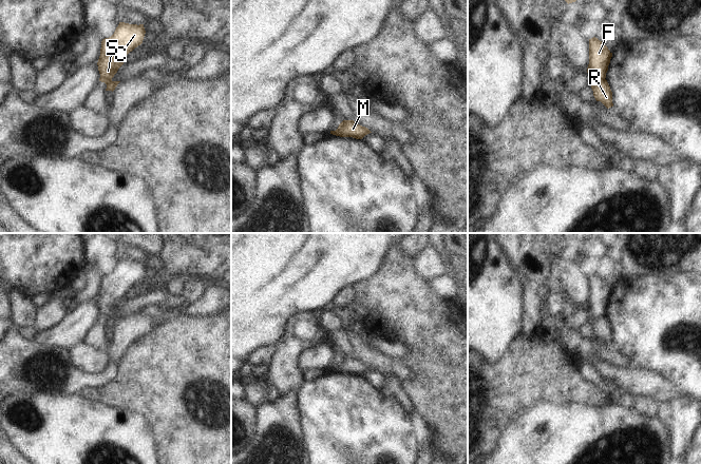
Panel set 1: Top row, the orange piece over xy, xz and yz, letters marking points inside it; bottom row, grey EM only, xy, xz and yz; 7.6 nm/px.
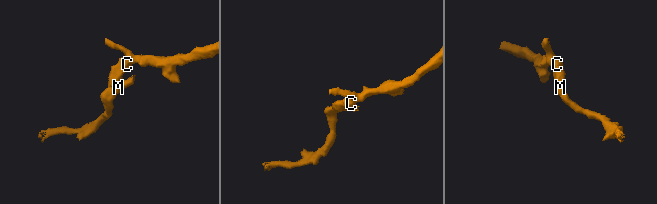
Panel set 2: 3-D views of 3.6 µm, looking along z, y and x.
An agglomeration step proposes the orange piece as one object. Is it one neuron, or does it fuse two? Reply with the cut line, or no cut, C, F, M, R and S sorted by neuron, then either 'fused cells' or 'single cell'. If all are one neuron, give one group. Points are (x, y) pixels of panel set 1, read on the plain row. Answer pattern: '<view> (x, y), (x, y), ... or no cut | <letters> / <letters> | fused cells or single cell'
yz (604, 314), (591, 320) | C F S / M R | fused cells

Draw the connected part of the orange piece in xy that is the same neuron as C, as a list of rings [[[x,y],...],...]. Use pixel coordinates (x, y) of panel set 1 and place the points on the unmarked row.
[[[119,258],[114,270],[101,277],[97,298],[99,317],[108,321],[124,301],[127,291],[143,279],[146,267],[144,260]]]

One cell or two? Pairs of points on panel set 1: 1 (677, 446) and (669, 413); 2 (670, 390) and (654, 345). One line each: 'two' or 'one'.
1: one
2: two

